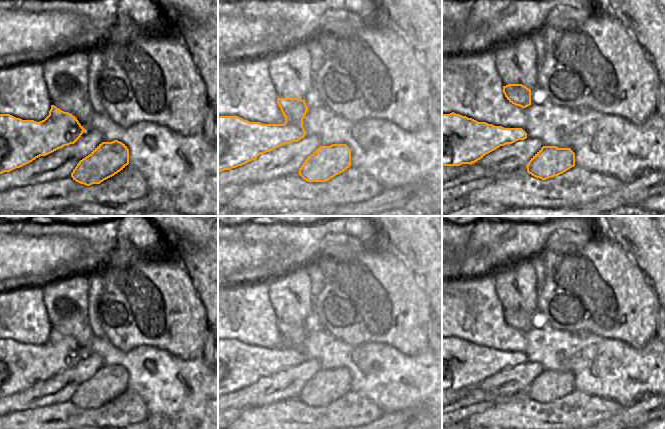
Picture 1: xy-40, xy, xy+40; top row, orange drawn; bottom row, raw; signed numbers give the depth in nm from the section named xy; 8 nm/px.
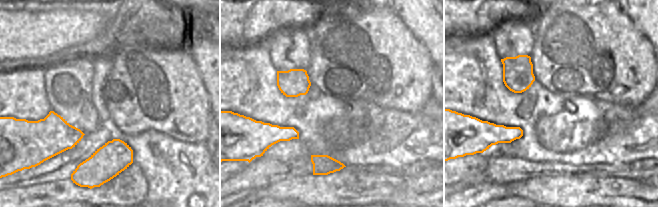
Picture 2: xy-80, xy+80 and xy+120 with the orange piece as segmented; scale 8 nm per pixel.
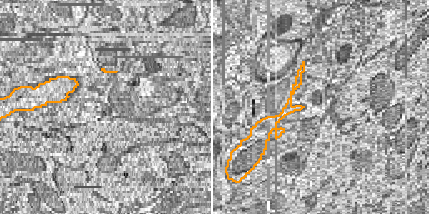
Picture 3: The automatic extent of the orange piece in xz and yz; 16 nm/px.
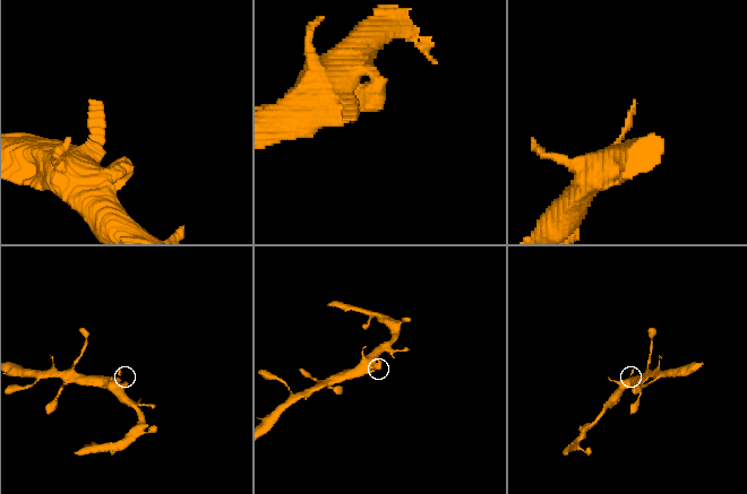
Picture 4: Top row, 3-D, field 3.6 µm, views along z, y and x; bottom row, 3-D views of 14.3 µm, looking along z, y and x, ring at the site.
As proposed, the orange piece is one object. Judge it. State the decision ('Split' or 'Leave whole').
Leave whole

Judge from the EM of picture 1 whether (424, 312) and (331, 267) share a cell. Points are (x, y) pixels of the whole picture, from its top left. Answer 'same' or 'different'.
same

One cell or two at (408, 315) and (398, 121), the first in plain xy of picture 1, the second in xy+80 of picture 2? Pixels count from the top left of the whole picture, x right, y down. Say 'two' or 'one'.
two

